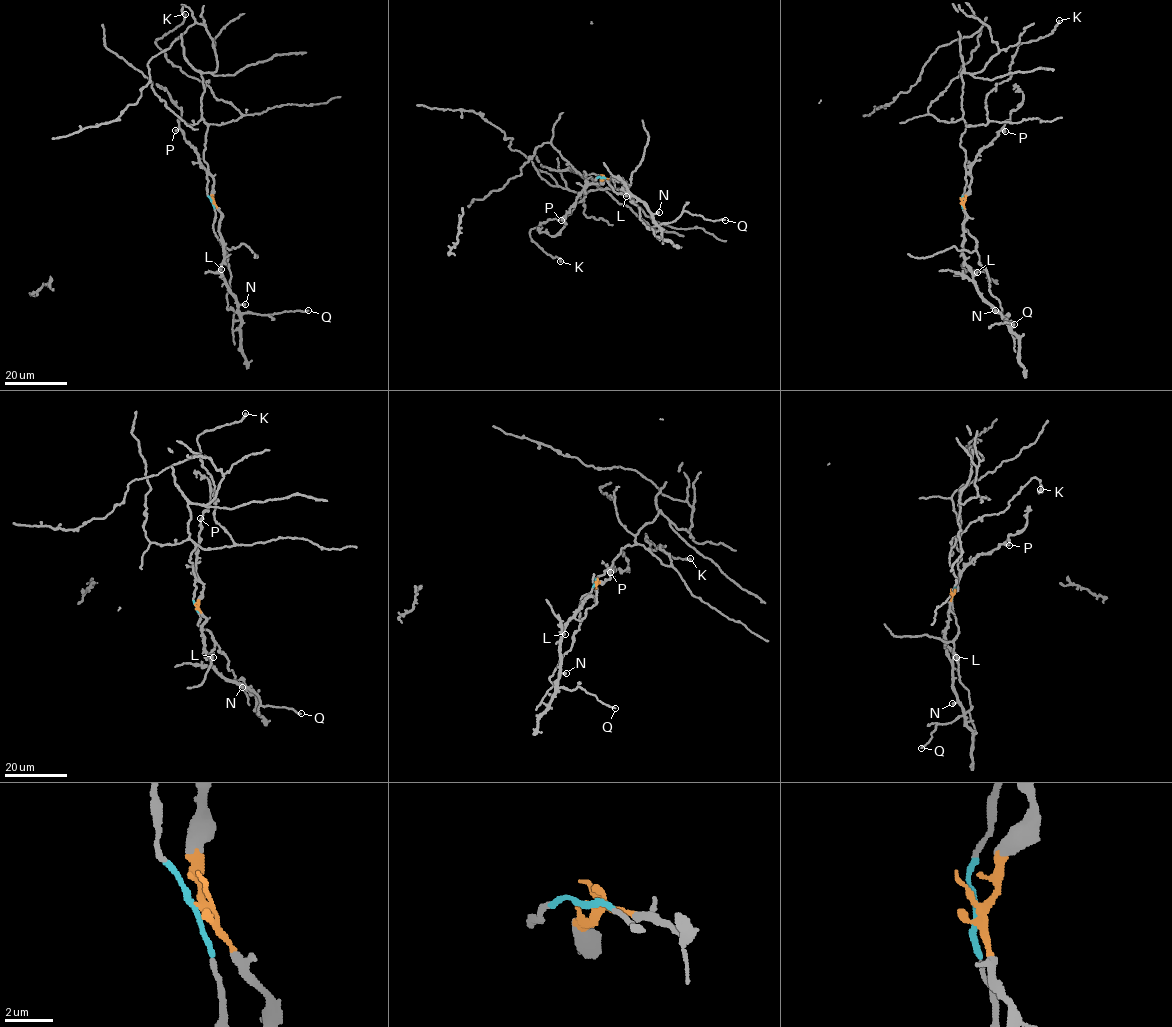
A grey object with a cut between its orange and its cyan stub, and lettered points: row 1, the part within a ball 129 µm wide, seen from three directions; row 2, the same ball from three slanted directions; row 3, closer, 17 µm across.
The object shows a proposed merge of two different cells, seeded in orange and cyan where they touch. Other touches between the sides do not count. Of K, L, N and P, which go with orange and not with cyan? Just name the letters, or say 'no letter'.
L, N, P

